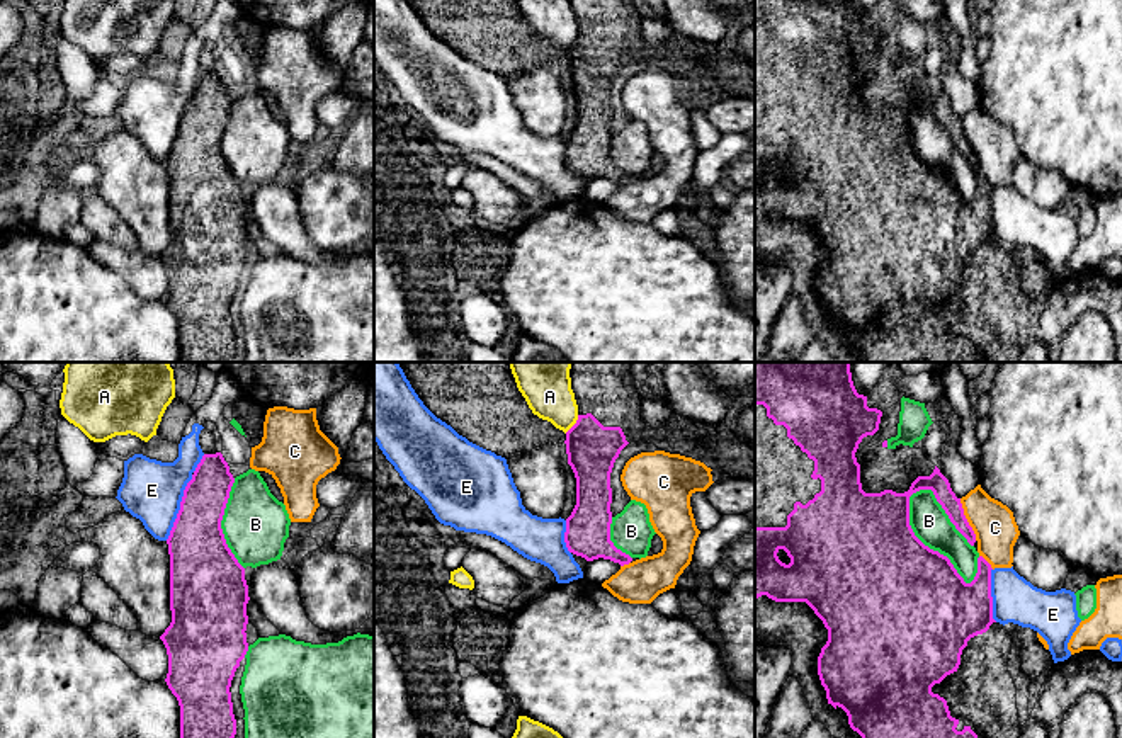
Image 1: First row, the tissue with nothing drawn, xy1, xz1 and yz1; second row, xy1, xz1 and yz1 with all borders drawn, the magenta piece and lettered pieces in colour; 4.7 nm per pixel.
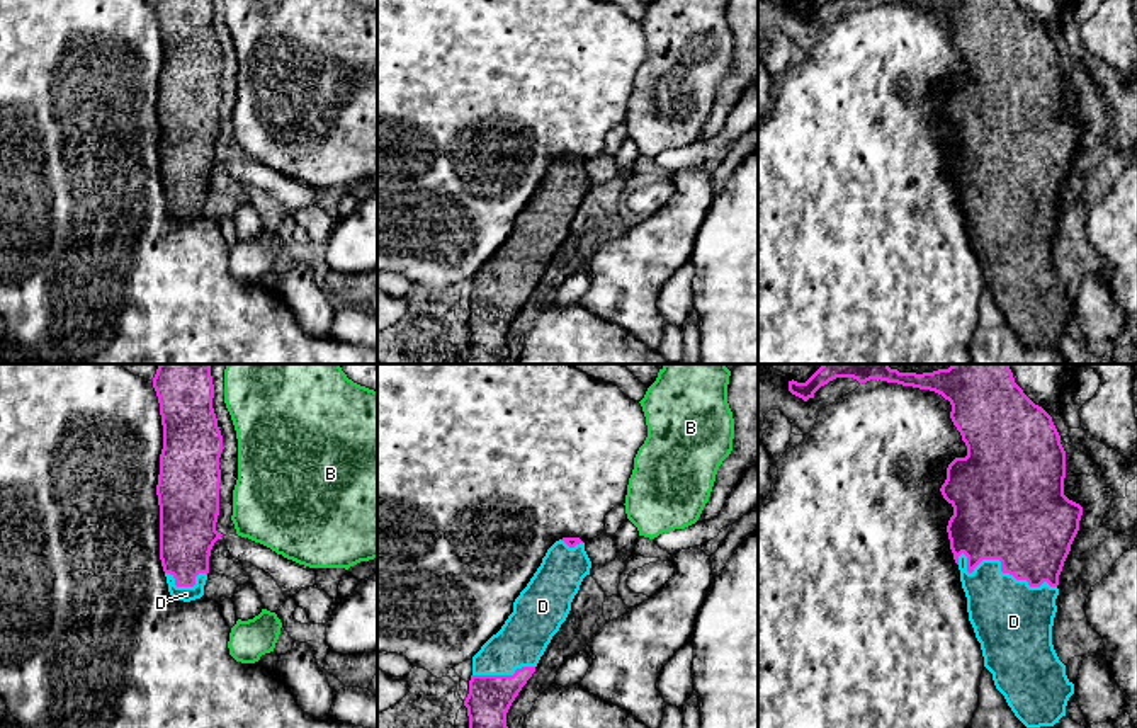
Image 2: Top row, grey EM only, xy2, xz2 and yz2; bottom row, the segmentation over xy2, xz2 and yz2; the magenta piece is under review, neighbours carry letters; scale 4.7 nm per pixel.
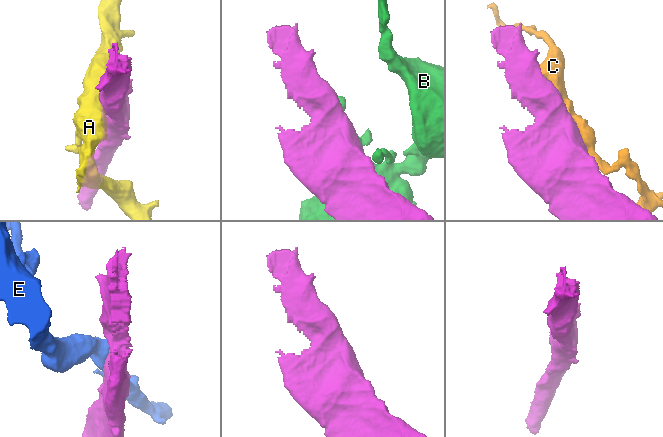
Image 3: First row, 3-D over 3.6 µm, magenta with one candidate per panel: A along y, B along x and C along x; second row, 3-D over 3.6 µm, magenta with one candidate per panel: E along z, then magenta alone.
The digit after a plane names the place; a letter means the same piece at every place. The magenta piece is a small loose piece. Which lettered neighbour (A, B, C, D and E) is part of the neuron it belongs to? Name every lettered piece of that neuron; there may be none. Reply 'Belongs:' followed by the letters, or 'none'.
Belongs: D

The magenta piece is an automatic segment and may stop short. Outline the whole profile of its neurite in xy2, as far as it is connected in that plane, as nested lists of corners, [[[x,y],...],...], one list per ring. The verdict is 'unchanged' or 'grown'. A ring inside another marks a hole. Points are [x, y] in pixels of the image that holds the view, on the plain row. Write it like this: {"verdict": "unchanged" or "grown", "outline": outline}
{"verdict": "grown", "outline": [[[153,0],[153,7],[158,15],[163,44],[163,68],[160,73],[156,104],[160,124],[160,179],[170,214],[177,219],[190,221],[204,214],[211,168],[223,155],[216,150],[219,134],[219,77],[223,71],[223,54],[212,27],[214,3],[212,0]]]}

